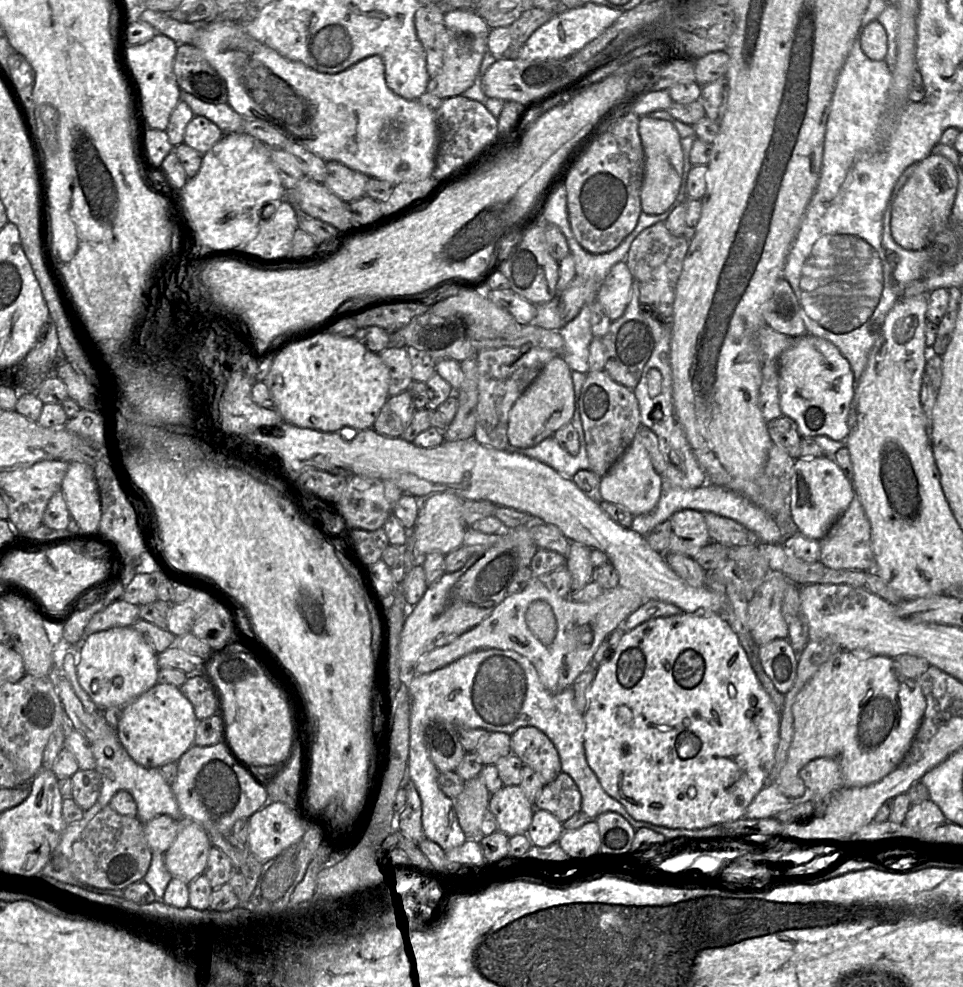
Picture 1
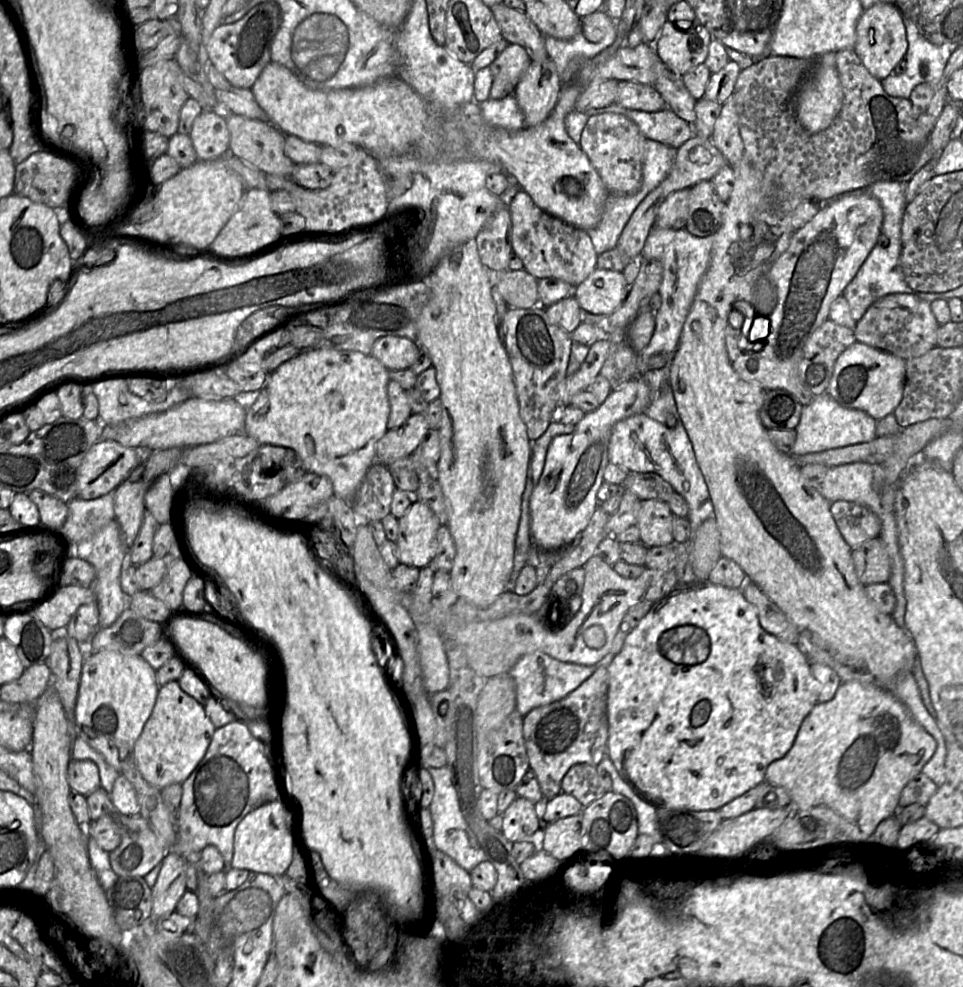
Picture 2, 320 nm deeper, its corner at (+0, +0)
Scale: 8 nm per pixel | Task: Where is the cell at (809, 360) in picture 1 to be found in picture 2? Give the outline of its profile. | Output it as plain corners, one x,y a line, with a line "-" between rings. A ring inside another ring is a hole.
855,342
836,360
826,393
845,408
862,410
880,420
894,413
902,400
906,360
864,343

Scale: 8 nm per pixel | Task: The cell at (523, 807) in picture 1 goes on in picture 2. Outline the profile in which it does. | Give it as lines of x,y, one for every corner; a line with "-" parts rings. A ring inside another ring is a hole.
517,797
502,814
502,833
512,843
540,838
543,822
538,818
535,804

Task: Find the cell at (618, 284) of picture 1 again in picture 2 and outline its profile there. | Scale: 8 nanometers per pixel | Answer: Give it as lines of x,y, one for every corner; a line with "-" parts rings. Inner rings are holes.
596,268
574,290
574,297
583,312
594,315
611,314
627,295
622,272

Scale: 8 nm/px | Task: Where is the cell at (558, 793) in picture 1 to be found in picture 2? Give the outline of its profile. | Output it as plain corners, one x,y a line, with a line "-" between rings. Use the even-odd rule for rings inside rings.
586,763
575,764
567,771
561,781
561,791
575,797
583,807
606,793
600,783
597,766

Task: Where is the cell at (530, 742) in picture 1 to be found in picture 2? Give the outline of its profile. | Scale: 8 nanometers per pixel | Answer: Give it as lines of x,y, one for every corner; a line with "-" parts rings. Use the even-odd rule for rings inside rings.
603,663
576,690
552,704
531,710
523,720
523,738
529,767
535,773
543,797
560,794
561,781
575,764
597,766
603,759
608,739
608,666

